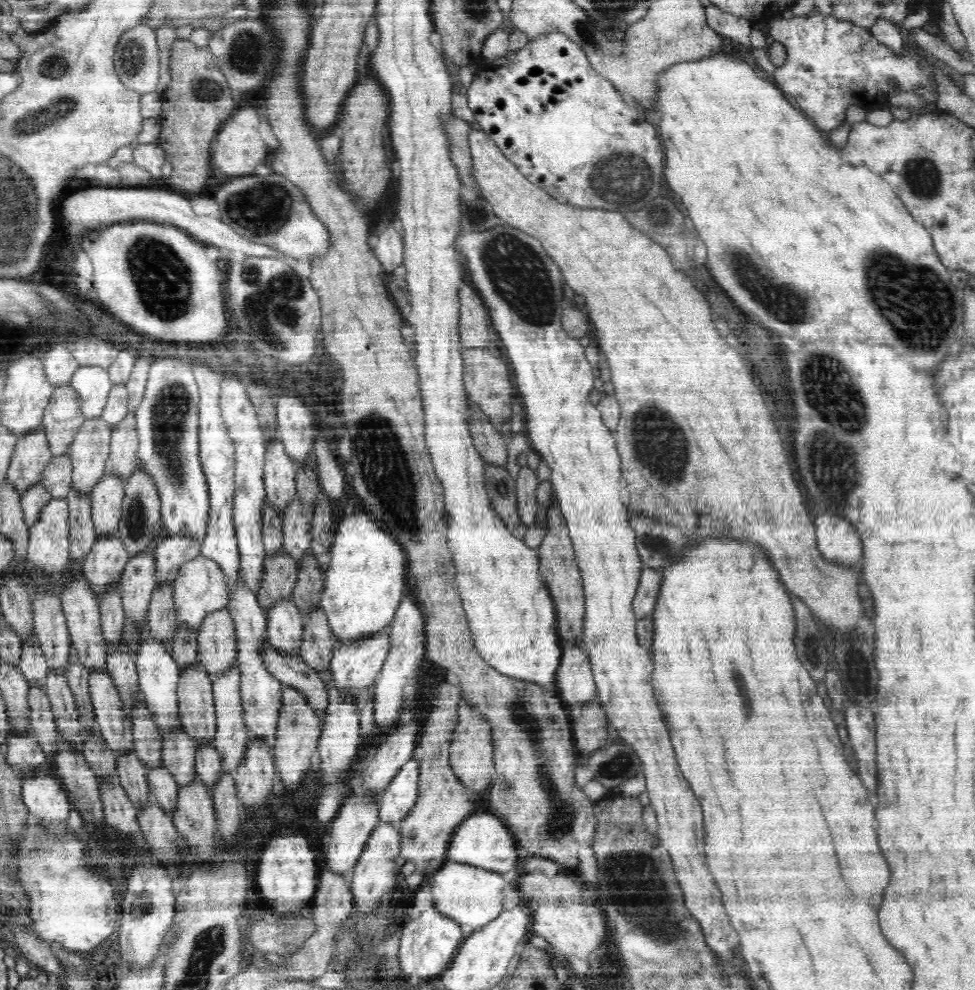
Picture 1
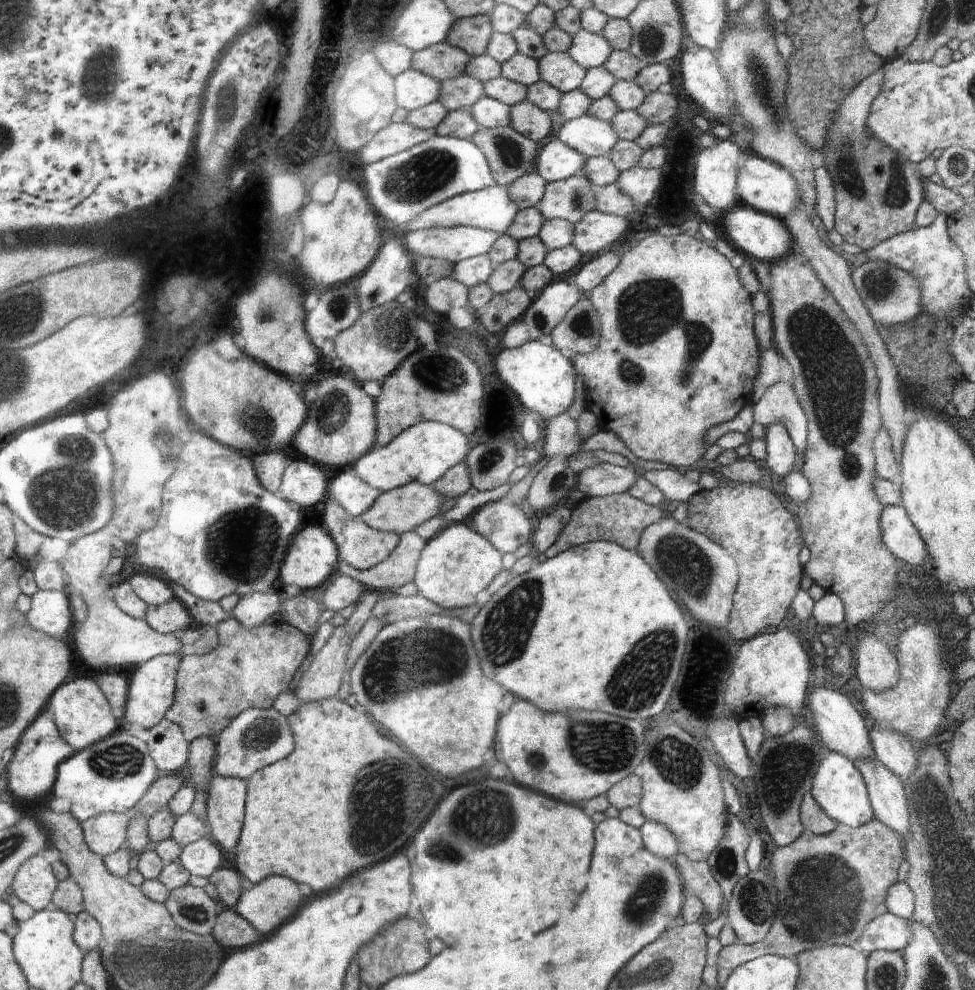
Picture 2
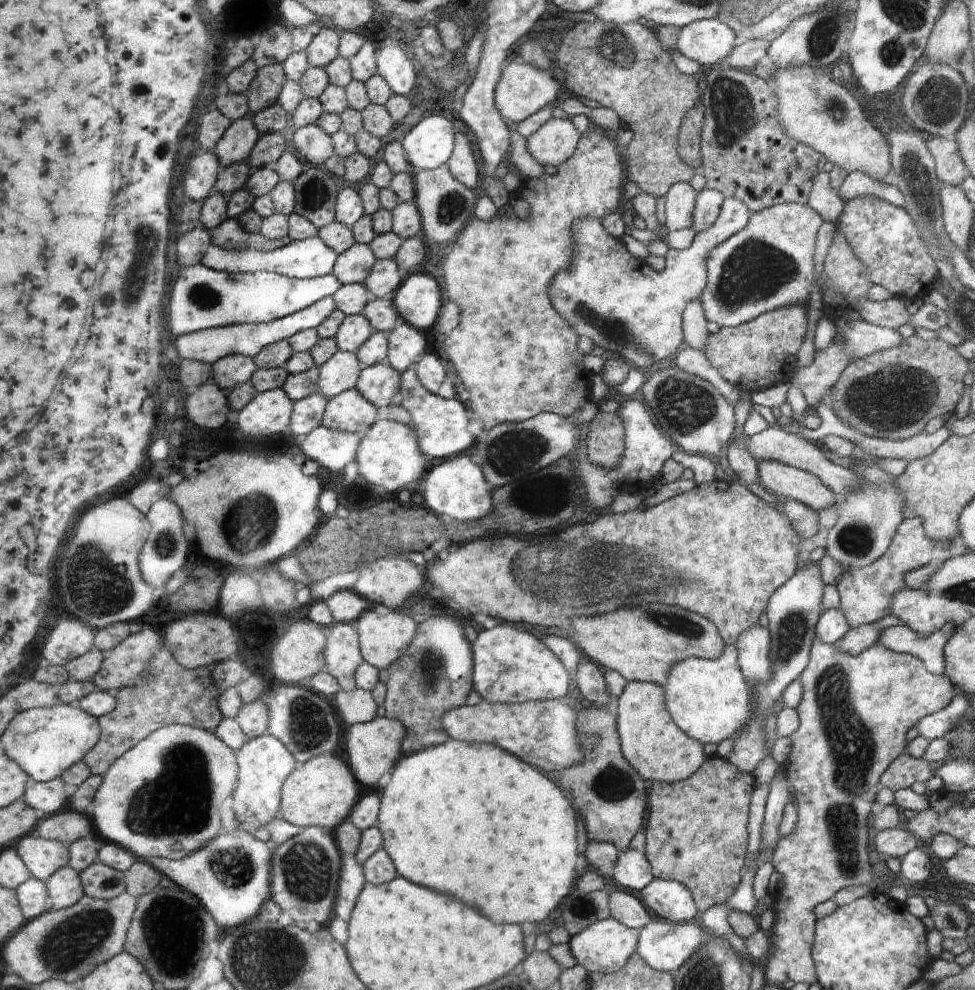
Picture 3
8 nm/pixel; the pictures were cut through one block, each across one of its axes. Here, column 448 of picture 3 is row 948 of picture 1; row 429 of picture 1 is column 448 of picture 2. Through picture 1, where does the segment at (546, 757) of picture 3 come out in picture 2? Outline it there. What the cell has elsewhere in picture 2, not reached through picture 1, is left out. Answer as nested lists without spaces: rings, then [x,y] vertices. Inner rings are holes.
[[[462,522],[450,523],[448,528],[427,541],[418,558],[413,582],[418,588],[418,594],[446,610],[468,608],[474,604],[476,594],[482,592],[502,570],[500,558],[500,551],[479,531],[468,528]]]

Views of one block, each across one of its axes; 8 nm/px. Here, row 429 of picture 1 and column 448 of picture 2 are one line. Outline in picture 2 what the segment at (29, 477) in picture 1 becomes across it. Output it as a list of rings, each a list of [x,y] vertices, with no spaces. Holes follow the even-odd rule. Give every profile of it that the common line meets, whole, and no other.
[[[488,15],[464,17],[456,20],[446,41],[450,46],[460,48],[471,57],[478,56],[487,52],[492,32]]]

